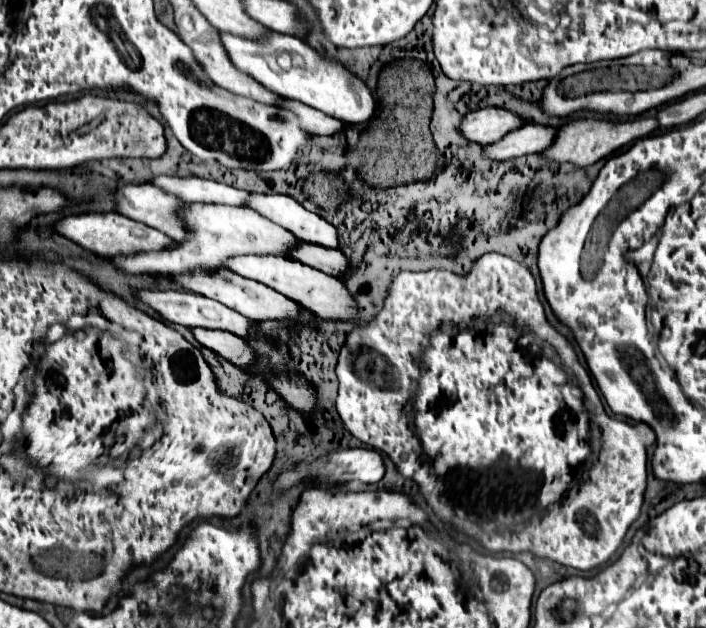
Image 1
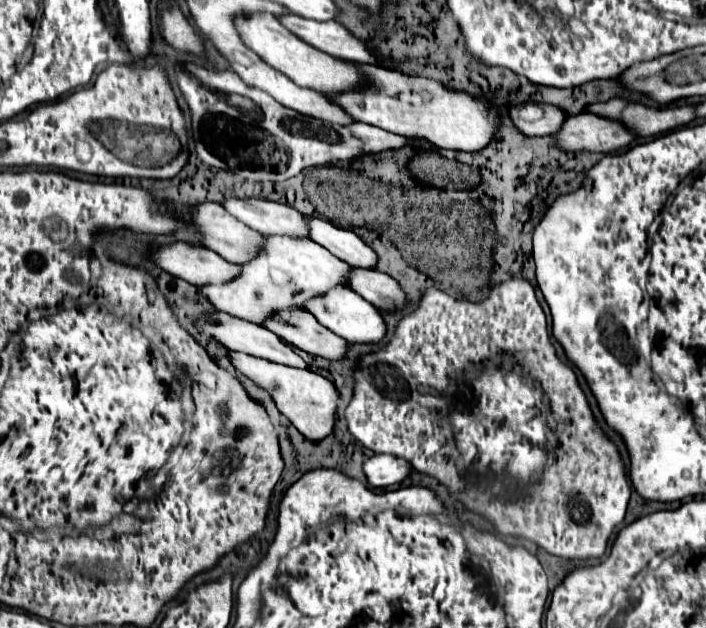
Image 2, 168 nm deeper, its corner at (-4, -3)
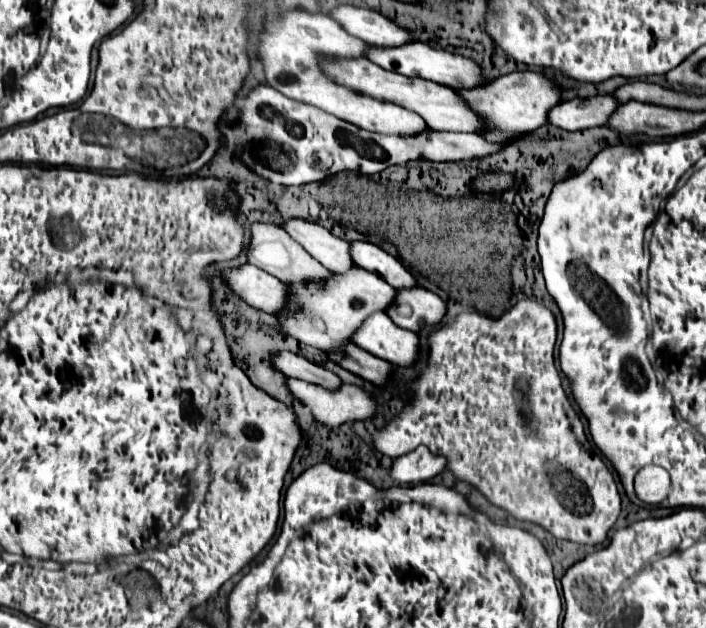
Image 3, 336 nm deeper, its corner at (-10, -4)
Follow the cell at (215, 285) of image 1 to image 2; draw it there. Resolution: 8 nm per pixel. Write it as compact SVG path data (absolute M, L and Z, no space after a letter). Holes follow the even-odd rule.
M285 309L285 313L269 317L269 321L265 321L265 327L285 339L289 345L311 355L335 361L347 353L347 341L317 323L317 319L305 309Z

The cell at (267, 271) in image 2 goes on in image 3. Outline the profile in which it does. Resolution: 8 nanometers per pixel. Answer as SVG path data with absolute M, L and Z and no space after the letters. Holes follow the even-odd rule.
M349 270L345 274L335 274L331 280L327 280L327 286L313 288L311 286L293 286L287 284L291 294L295 294L295 302L299 308L279 318L279 328L297 338L303 344L315 346L323 352L341 352L341 348L349 342L353 342L355 330L375 312L385 312L391 302L395 302L395 288L389 286L383 278L379 278L373 272L367 270Z

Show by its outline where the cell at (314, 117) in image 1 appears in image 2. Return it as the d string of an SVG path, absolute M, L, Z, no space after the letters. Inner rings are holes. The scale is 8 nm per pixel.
M349 123L347 127L353 135L353 139L357 139L367 151L371 153L377 153L377 151L385 151L385 149L397 149L397 147L403 147L407 145L409 141L399 137L399 135L393 135L393 133L387 133L379 127L371 127L367 123Z

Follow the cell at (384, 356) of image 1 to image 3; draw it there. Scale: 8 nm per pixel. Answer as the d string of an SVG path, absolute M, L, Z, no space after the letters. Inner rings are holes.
M519 300L497 320L477 312L459 314L453 324L431 332L429 366L413 384L413 400L391 424L375 434L375 448L397 458L417 446L427 446L433 454L449 460L447 468L459 480L479 488L489 502L505 508L517 520L535 522L561 540L601 544L621 512L621 496L611 470L607 470L599 454L593 454L583 423L561 388L553 362L555 340L555 316L535 300Z

